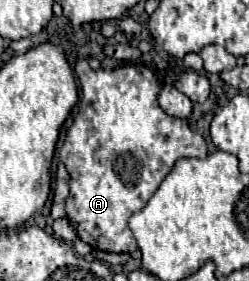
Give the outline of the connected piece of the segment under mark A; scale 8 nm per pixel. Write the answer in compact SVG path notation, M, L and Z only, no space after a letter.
M84 57L76 59L74 73L80 81L80 101L72 125L66 131L66 139L58 151L58 159L66 165L70 173L70 195L66 199L66 213L70 225L76 229L78 237L92 249L112 251L112 253L132 253L136 251L136 241L128 229L128 217L142 209L158 189L160 181L172 169L174 161L180 157L204 157L208 145L200 133L194 133L184 119L168 117L158 105L158 93L162 81L156 69L144 63L142 67L122 65L112 71L90 69Z

